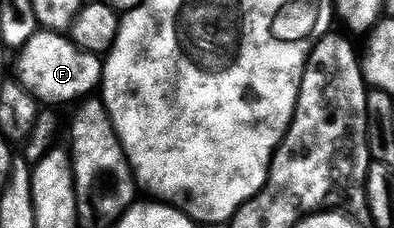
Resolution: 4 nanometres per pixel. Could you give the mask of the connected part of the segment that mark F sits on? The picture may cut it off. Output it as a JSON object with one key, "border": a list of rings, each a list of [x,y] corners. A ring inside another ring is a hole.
{"border":[[[38,30],[17,57],[18,75],[23,83],[21,86],[43,104],[70,103],[73,99],[82,101],[93,96],[101,88],[103,60],[90,51],[82,51],[73,39],[57,31]]]}

